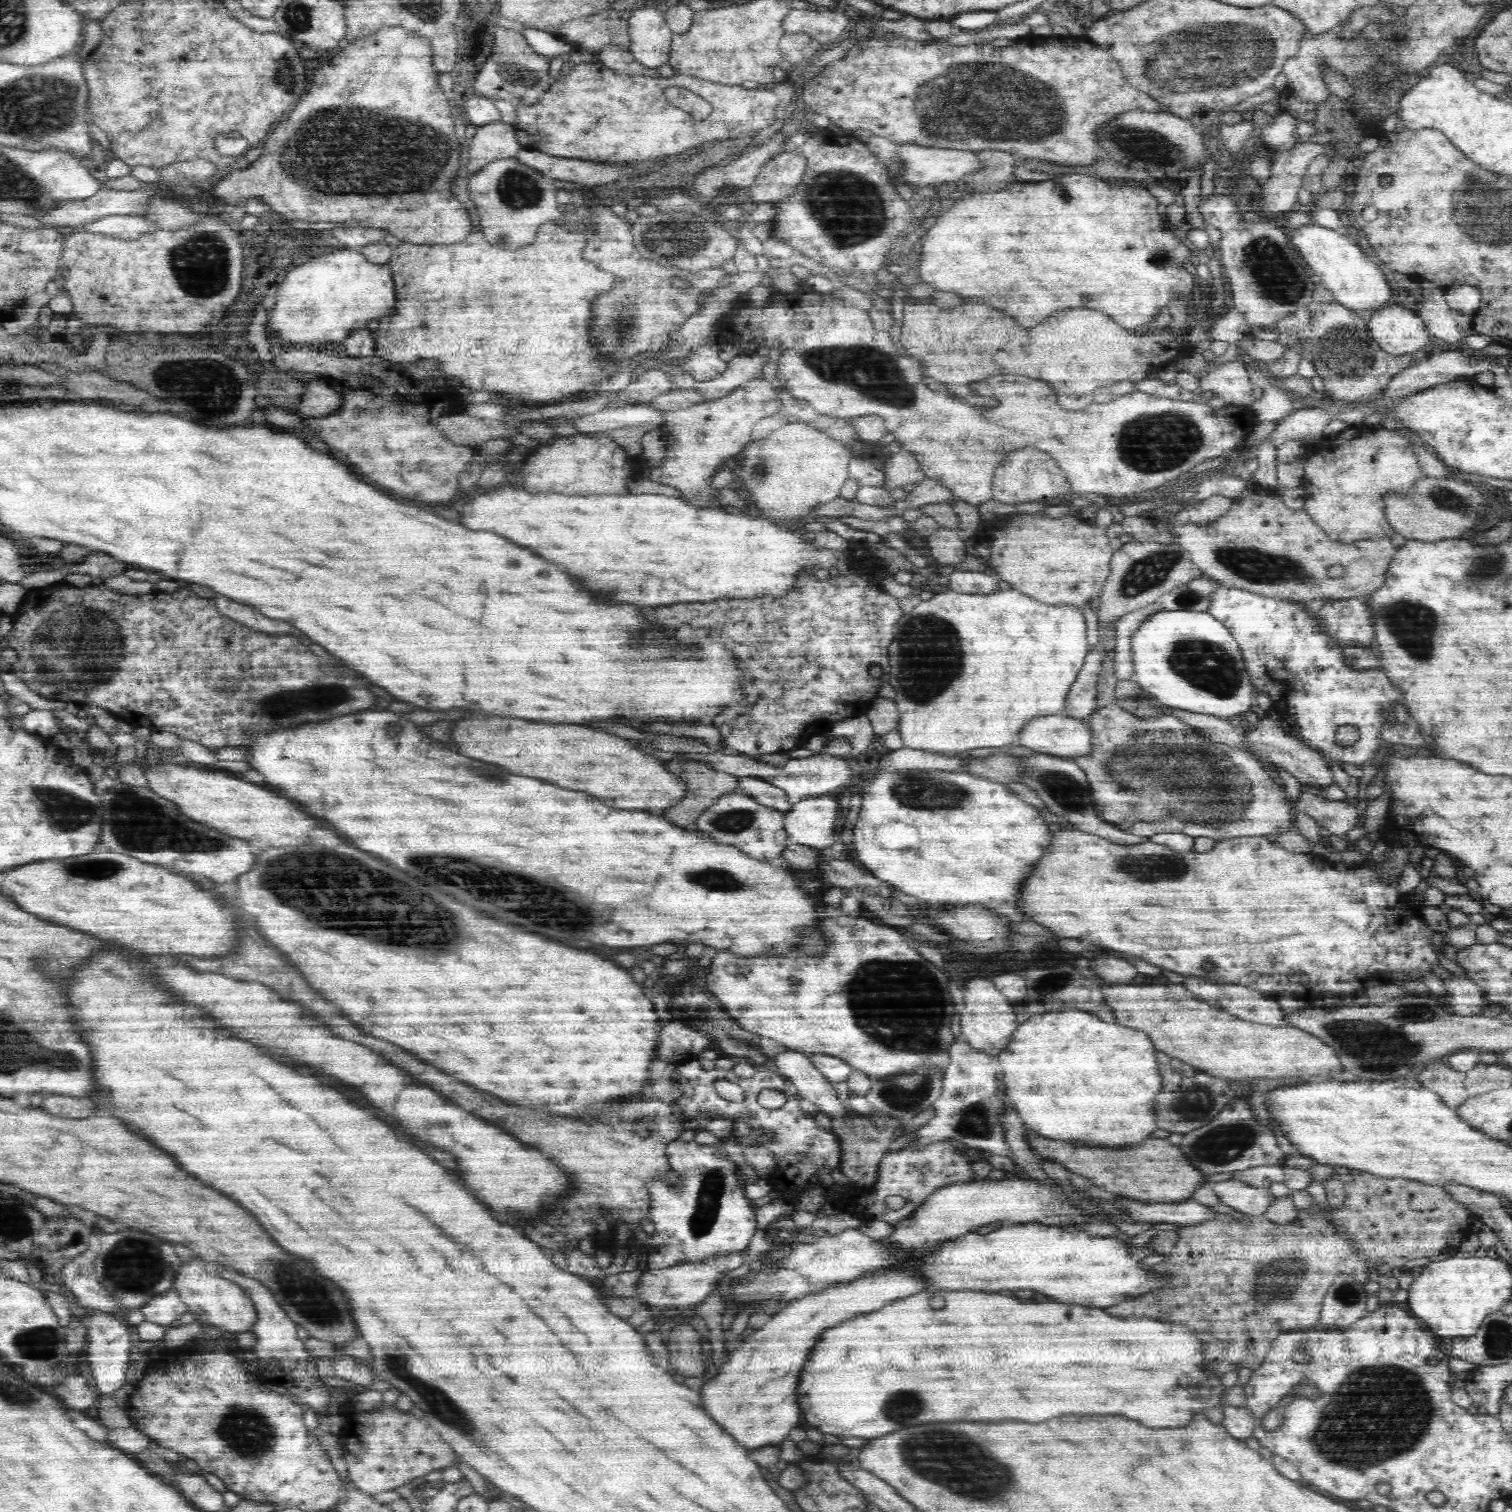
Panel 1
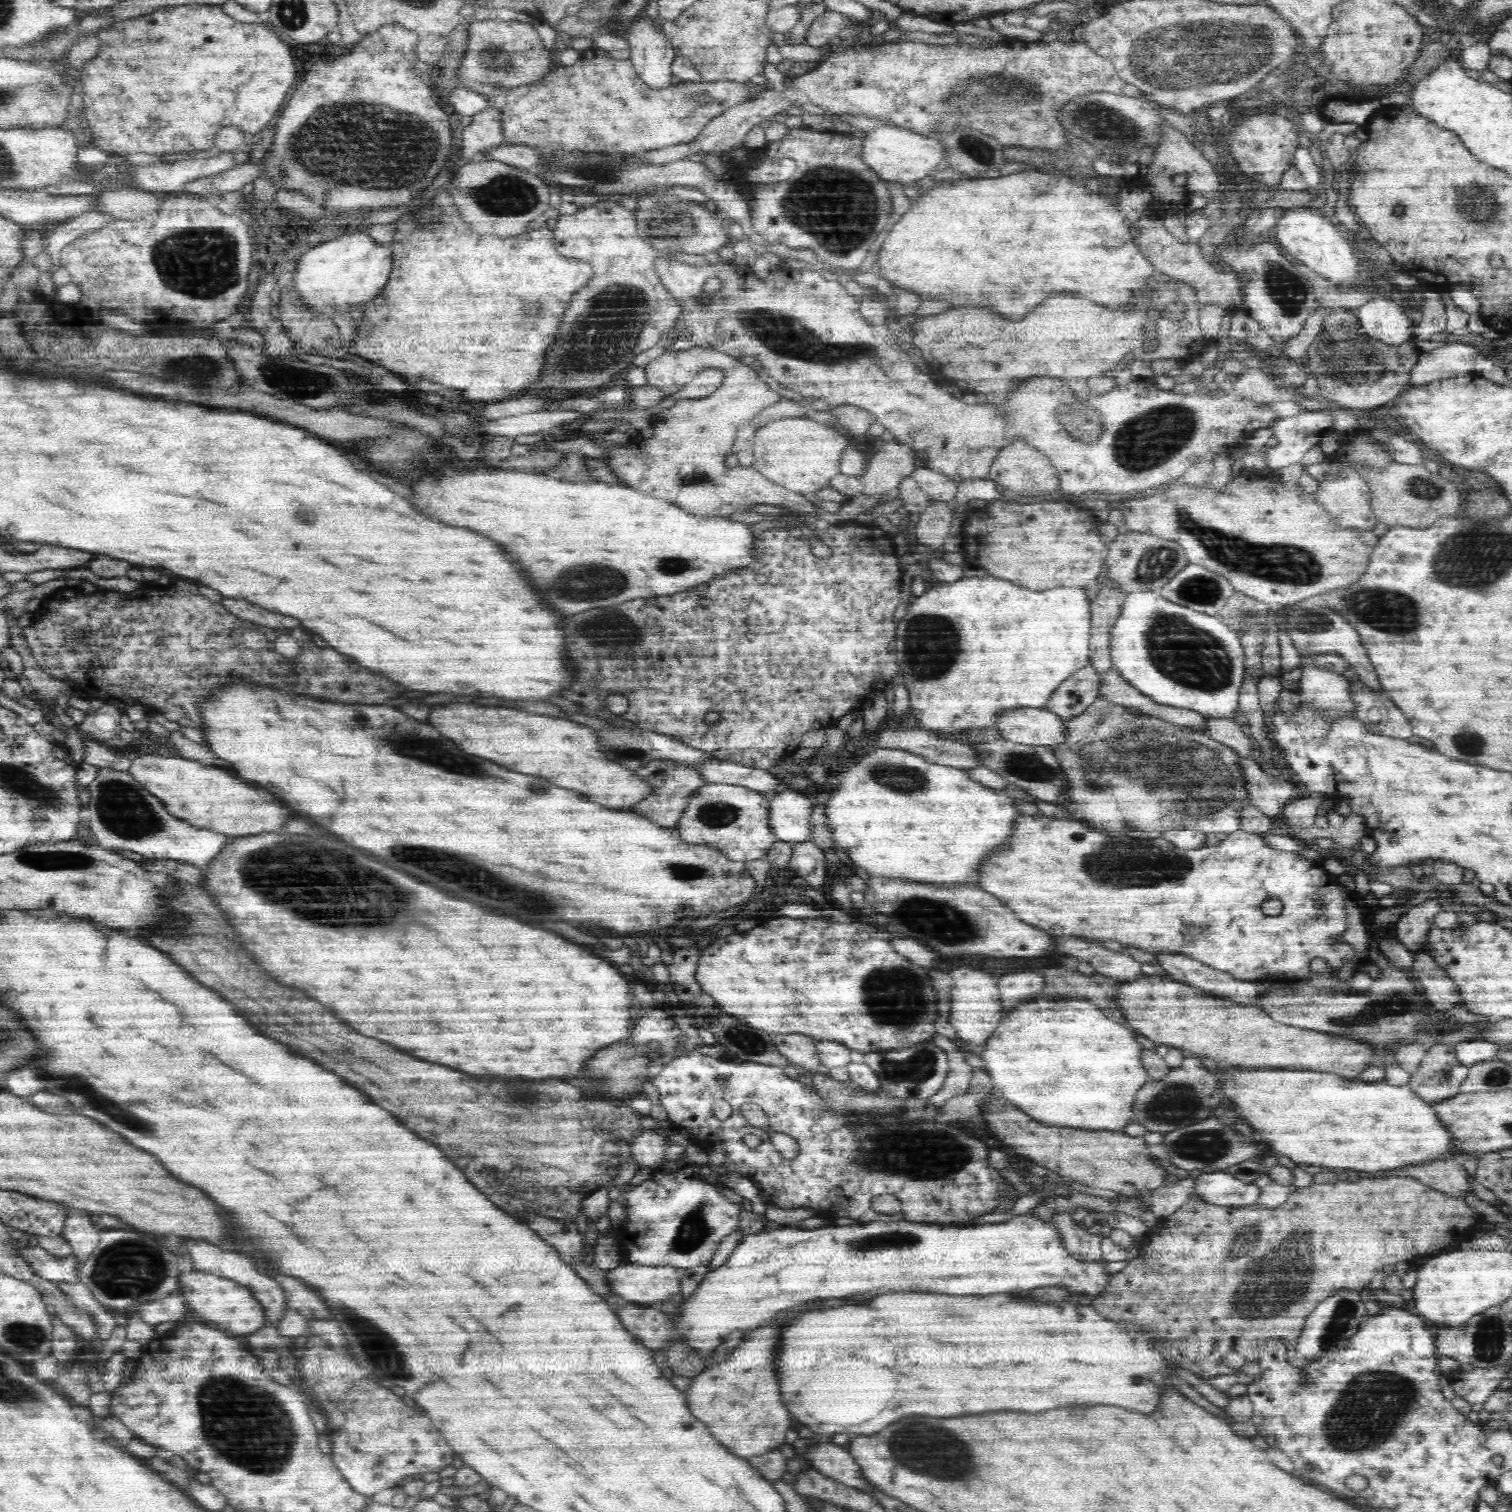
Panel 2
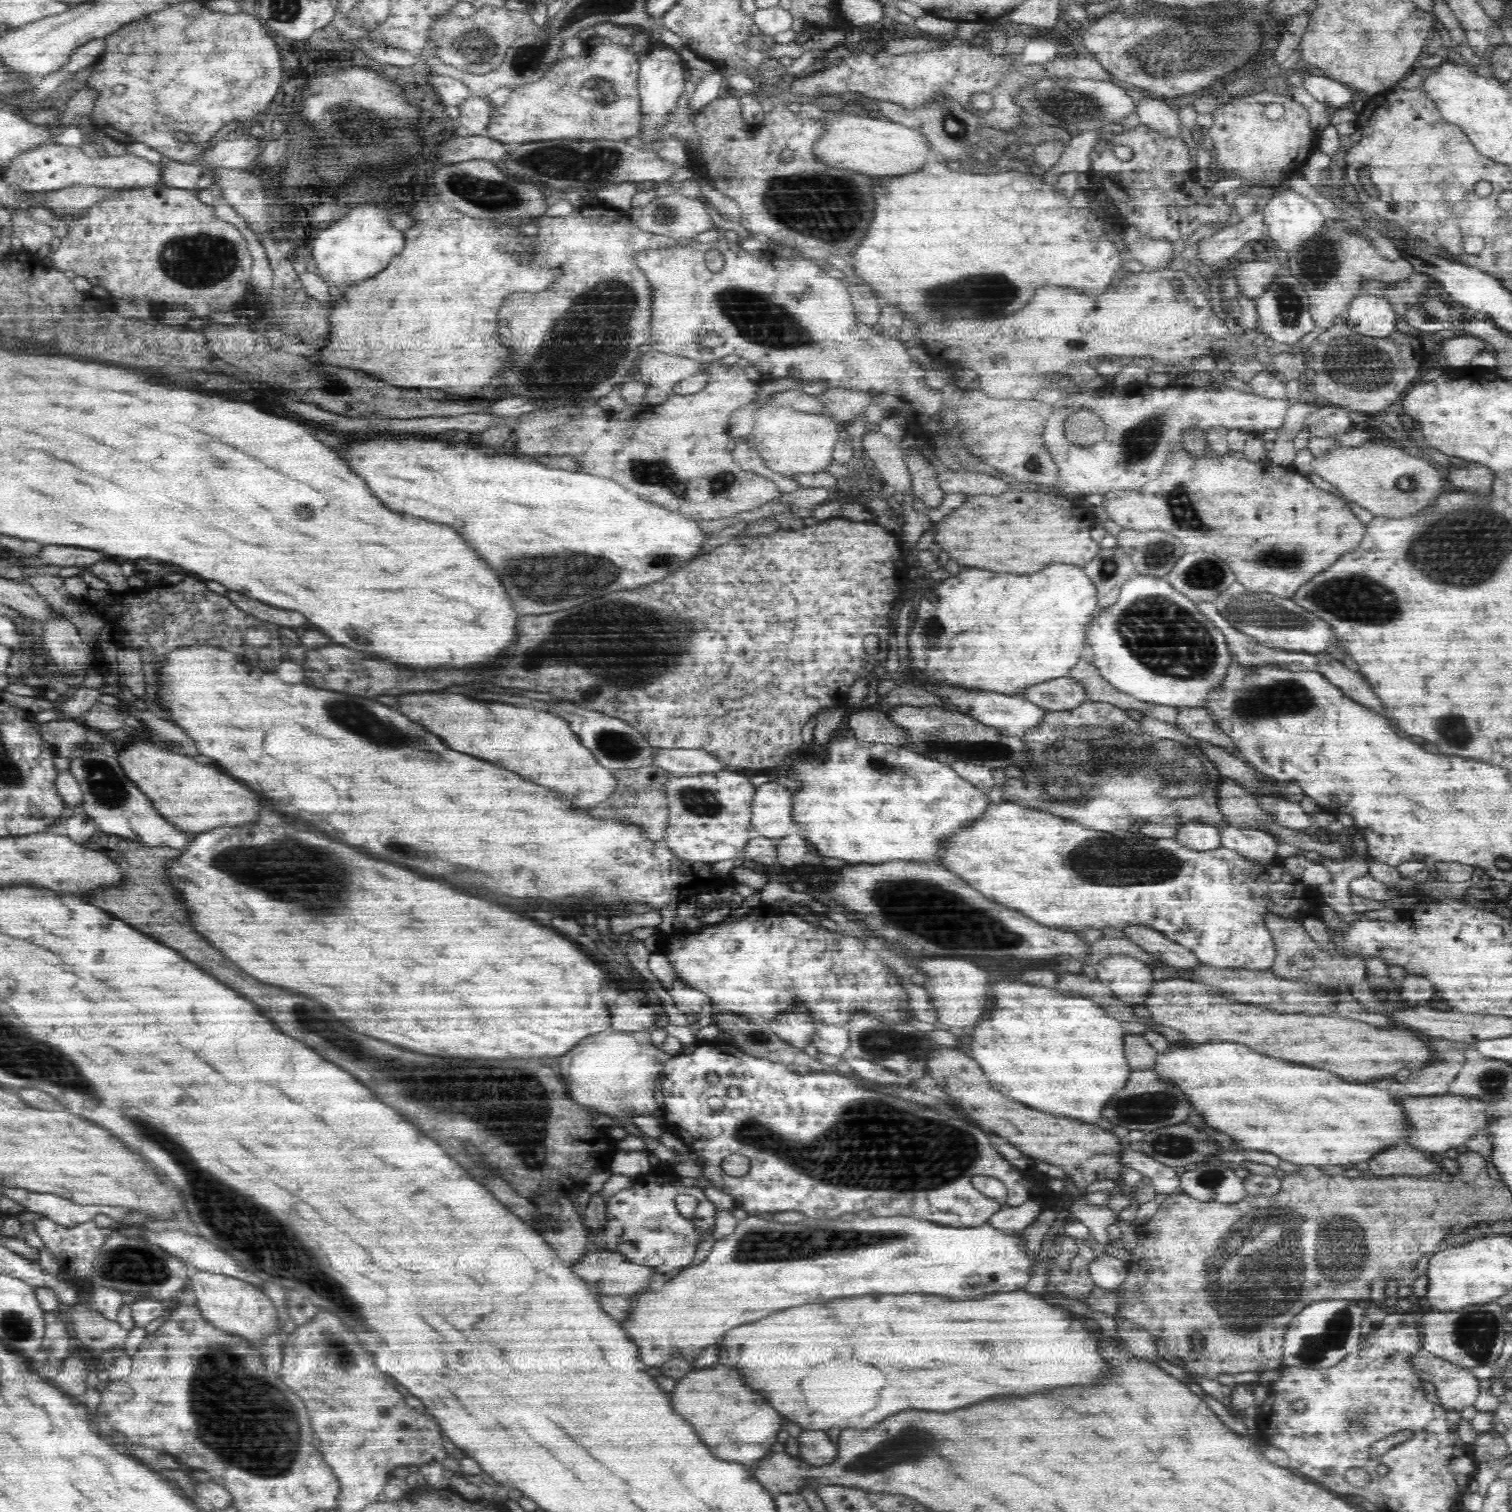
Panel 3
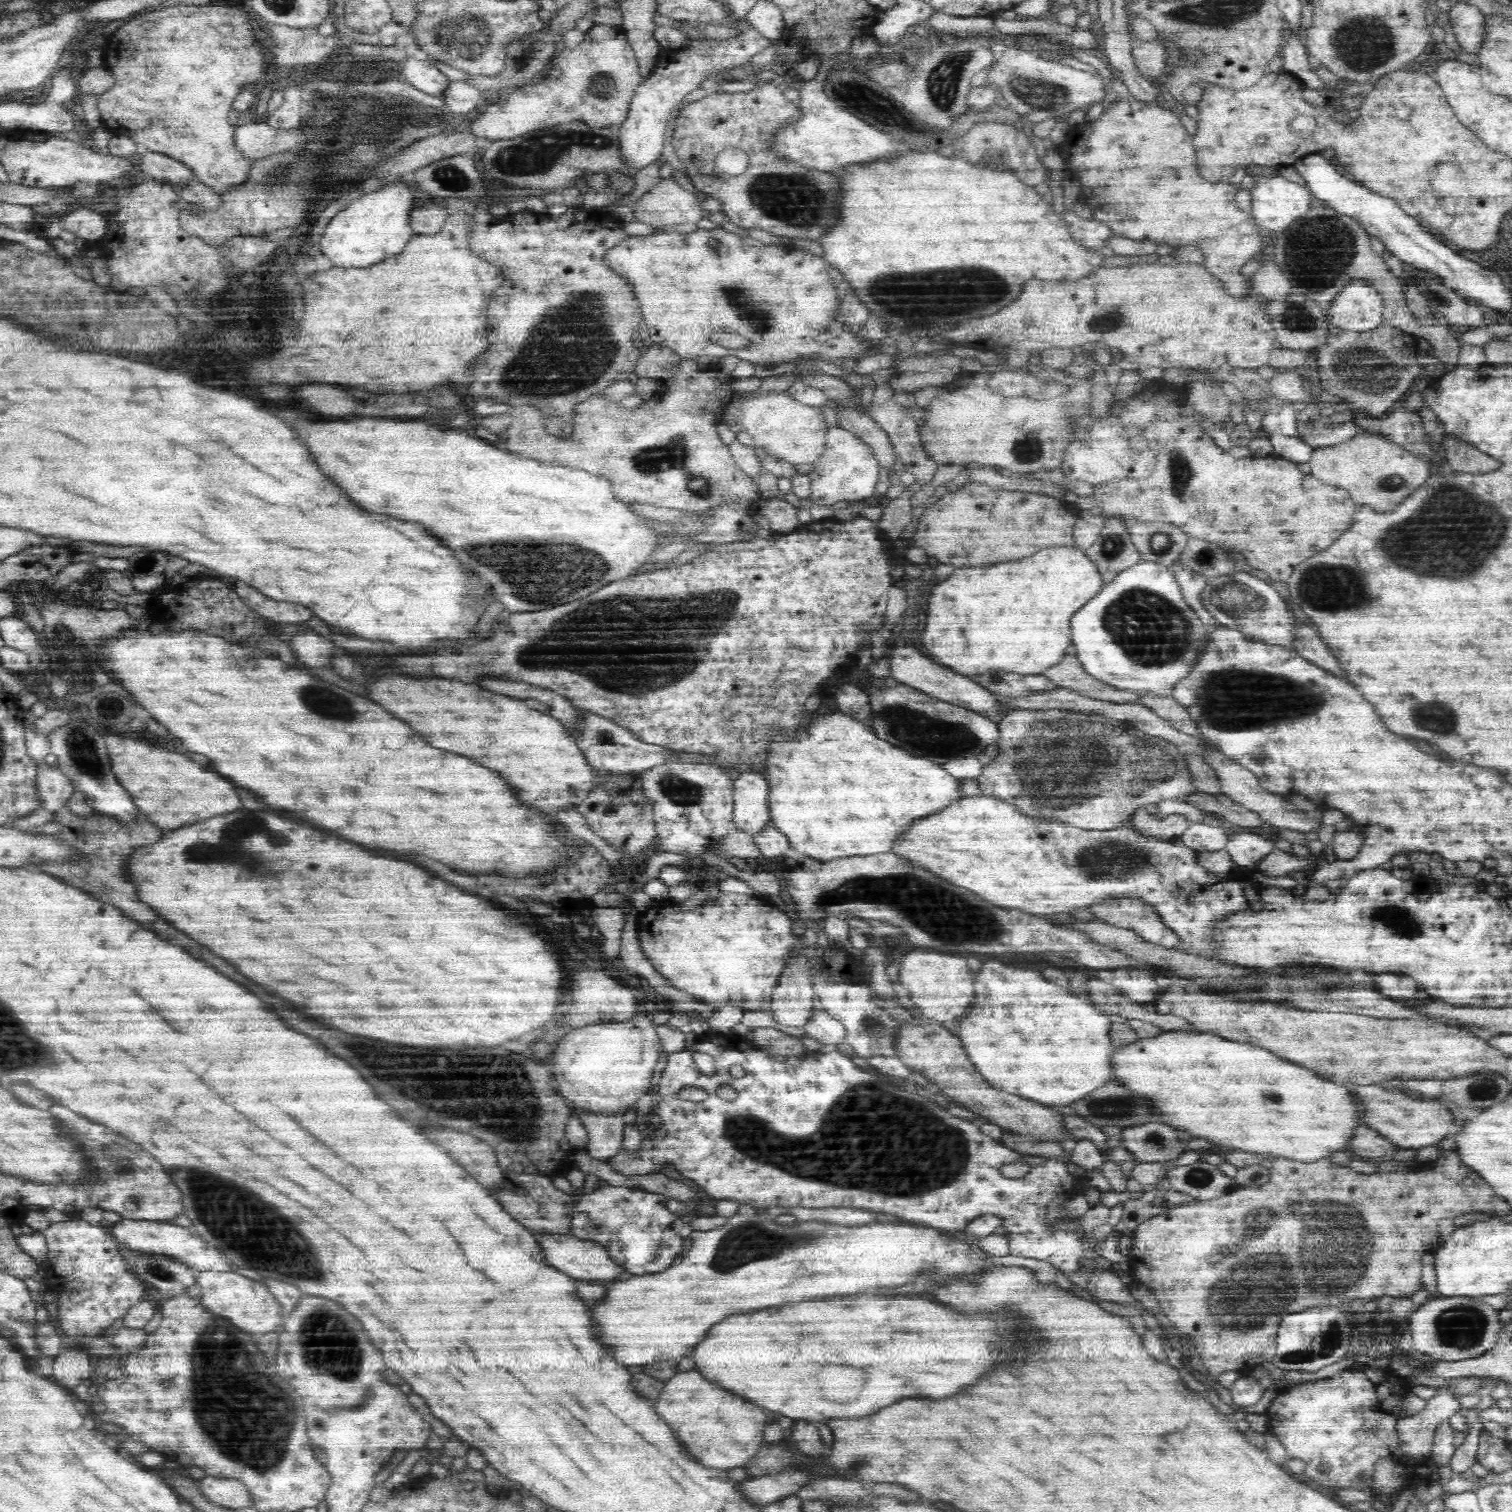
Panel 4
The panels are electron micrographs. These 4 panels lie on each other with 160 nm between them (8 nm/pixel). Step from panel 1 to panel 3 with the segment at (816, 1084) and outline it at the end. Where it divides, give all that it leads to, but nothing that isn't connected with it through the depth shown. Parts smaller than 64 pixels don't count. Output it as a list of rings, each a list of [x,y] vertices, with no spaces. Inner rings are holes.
[[[798,996],[792,1002],[798,1002],[798,1004],[786,1008],[776,1018],[772,1018],[768,1022],[768,1028],[776,1032],[780,1039],[803,1049],[805,1045],[811,1043],[816,1029],[816,1020],[811,1008],[803,1004],[802,997]]]

